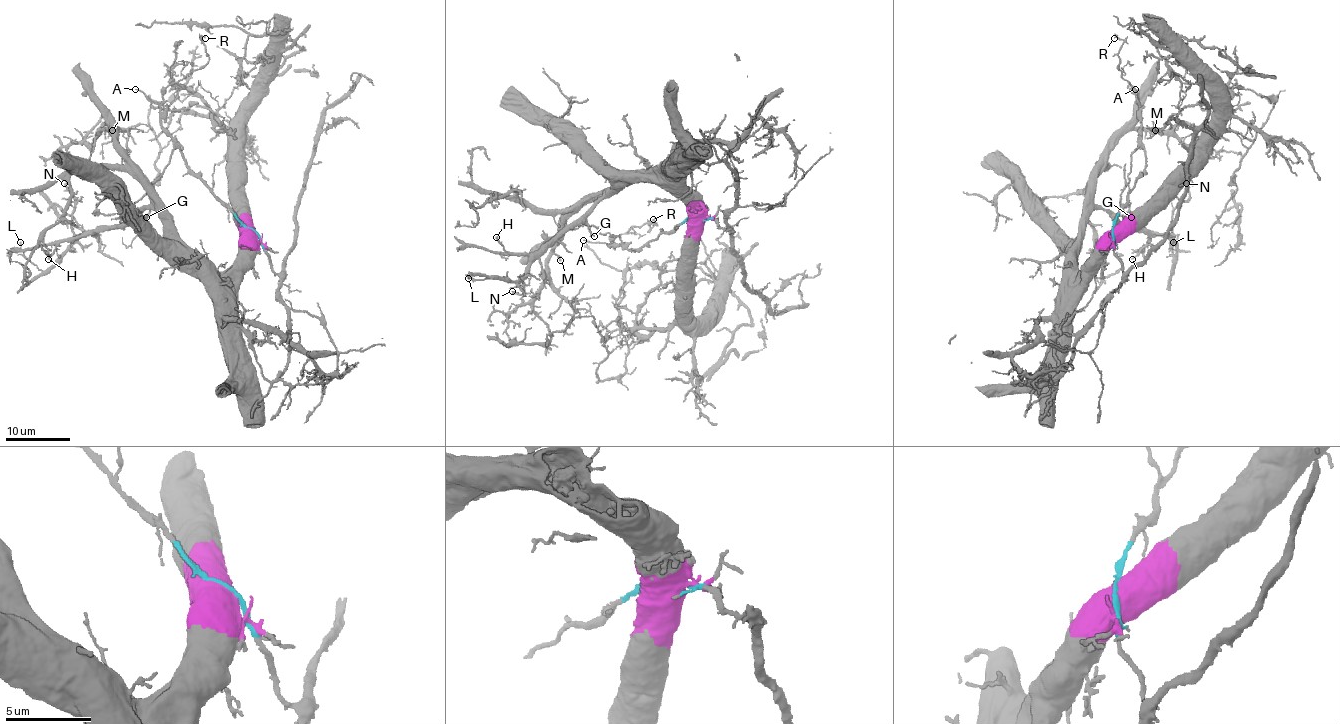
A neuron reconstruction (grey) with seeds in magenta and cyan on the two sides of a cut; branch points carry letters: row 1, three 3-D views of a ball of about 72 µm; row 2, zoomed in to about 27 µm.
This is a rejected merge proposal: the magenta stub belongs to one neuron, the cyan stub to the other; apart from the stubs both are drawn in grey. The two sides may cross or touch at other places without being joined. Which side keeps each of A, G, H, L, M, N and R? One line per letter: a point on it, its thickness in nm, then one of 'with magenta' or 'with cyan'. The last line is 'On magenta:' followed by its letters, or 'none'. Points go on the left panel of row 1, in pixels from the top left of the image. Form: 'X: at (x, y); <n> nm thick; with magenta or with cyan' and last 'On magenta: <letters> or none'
A: at (135, 89); 120 nm thick; with cyan
G: at (146, 217); 280 nm thick; with magenta
H: at (48, 259); 150 nm thick; with magenta
L: at (20, 242); 130 nm thick; with magenta
M: at (112, 130); 130 nm thick; with magenta
N: at (64, 183); 160 nm thick; with magenta
R: at (205, 38); 100 nm thick; with cyan
On magenta: G, H, L, M, N

